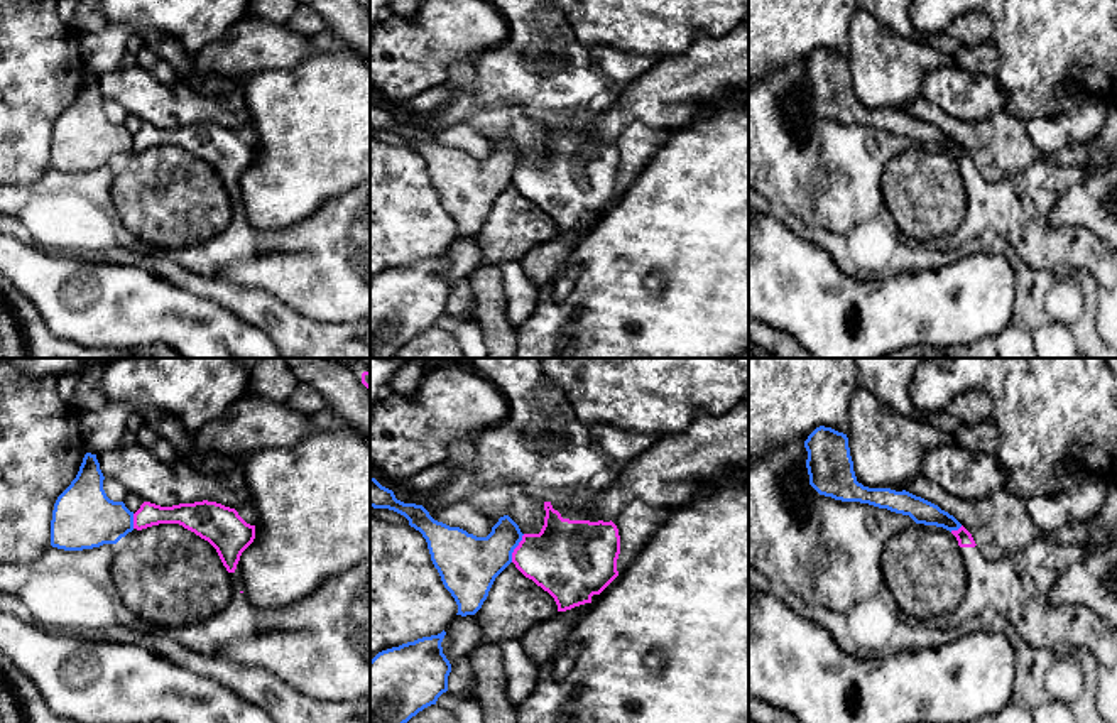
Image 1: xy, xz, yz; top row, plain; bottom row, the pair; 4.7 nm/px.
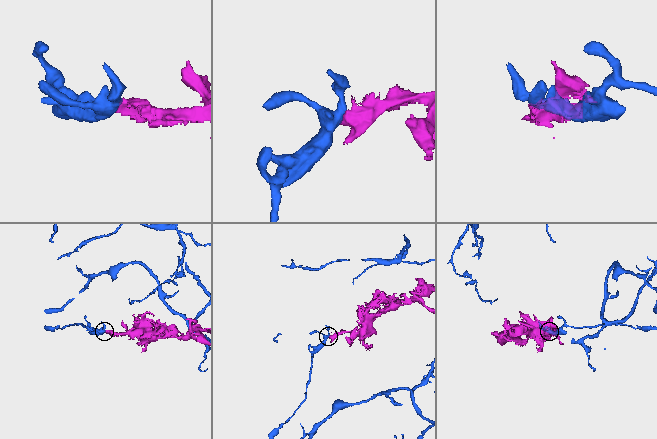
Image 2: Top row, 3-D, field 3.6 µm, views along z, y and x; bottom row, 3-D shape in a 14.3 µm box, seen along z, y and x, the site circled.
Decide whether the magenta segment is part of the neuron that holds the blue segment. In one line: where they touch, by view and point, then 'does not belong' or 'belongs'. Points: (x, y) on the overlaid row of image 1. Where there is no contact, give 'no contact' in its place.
xz (516, 546) | does not belong

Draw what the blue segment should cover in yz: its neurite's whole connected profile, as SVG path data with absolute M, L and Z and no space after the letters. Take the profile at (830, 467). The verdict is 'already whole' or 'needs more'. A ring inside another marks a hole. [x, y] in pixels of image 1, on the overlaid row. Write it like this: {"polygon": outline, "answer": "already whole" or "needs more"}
{"polygon": "M816 427L804 441L809 485L825 497L860 502L909 515L916 524L958 530L962 524L938 505L906 490L869 488L857 481L848 438L831 427Z", "answer": "already whole"}

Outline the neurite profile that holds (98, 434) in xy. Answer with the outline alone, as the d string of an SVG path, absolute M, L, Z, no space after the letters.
M106 405L98 412L79 414L84 451L98 454L127 441L128 410Z

